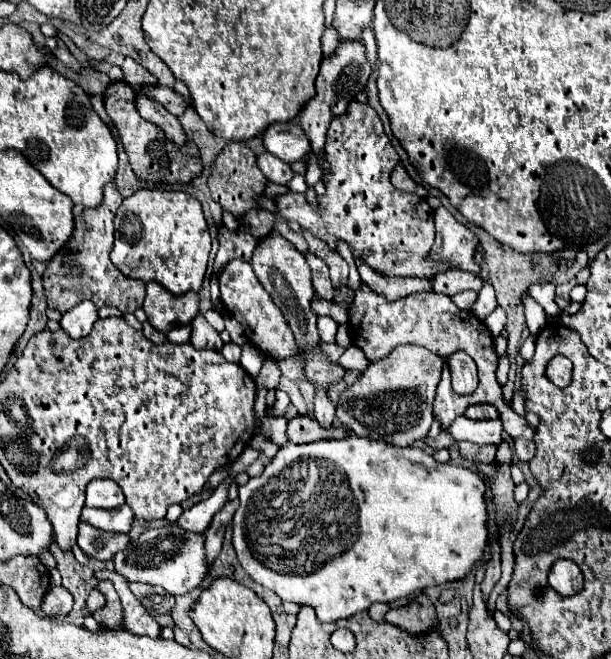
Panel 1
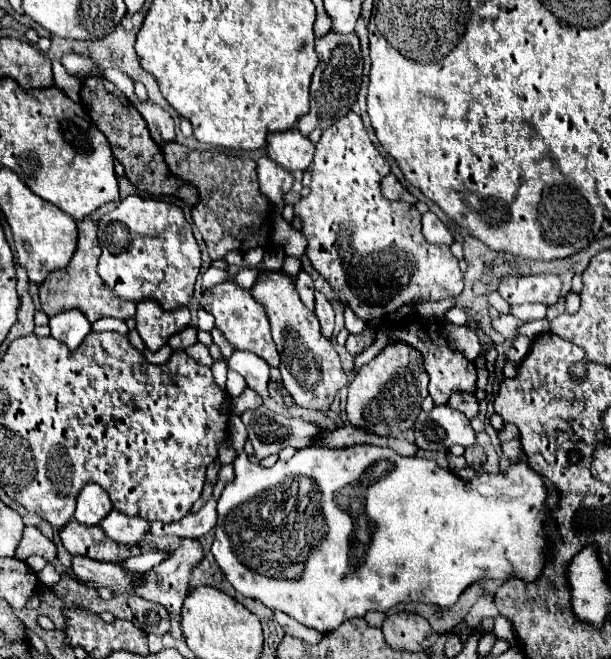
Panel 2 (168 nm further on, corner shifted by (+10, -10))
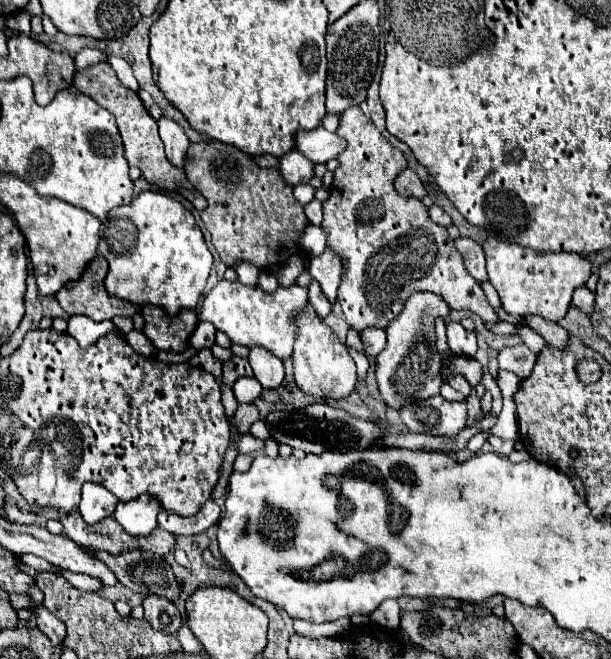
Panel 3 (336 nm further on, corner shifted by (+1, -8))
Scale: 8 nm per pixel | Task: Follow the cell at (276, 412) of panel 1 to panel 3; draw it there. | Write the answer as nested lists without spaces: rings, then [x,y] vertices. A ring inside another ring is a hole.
[[[252,346],[248,360],[254,368],[254,376],[264,388],[278,388],[282,384],[284,362],[278,356],[270,354],[270,350],[266,350],[264,346]]]

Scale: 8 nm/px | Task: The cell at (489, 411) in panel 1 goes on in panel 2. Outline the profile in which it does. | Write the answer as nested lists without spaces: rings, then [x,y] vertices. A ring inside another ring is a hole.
[[[461,392],[453,394],[449,398],[449,406],[463,412],[469,420],[473,420],[479,414],[479,402],[477,402],[475,394],[461,394]]]

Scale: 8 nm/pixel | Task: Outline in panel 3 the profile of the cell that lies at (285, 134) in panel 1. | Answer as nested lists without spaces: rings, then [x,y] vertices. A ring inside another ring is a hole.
[[[324,126],[296,134],[296,150],[300,150],[312,162],[328,162],[336,158],[344,148],[346,140],[338,134],[328,132]]]

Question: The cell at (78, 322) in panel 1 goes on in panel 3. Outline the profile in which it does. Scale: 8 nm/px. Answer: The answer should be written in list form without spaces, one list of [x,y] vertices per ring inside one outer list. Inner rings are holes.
[[[70,316],[68,318],[68,334],[74,336],[82,348],[92,346],[98,338],[106,336],[112,330],[114,330],[112,320],[94,322],[92,318],[86,318],[86,316]]]

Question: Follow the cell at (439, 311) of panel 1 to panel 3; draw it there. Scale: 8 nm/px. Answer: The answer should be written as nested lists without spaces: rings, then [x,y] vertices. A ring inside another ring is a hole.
[[[456,356],[450,364],[444,364],[442,366],[442,376],[448,378],[448,374],[462,374],[472,386],[476,386],[482,376],[484,376],[484,370],[482,370],[482,364],[474,358],[468,358],[468,356]]]

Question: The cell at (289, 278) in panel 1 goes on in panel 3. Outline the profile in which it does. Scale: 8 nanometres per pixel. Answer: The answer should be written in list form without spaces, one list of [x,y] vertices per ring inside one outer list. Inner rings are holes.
[[[308,304],[296,318],[298,336],[294,344],[294,376],[298,386],[316,398],[348,398],[356,386],[356,364],[348,354],[348,348],[336,338],[336,334],[318,318],[316,310]]]

